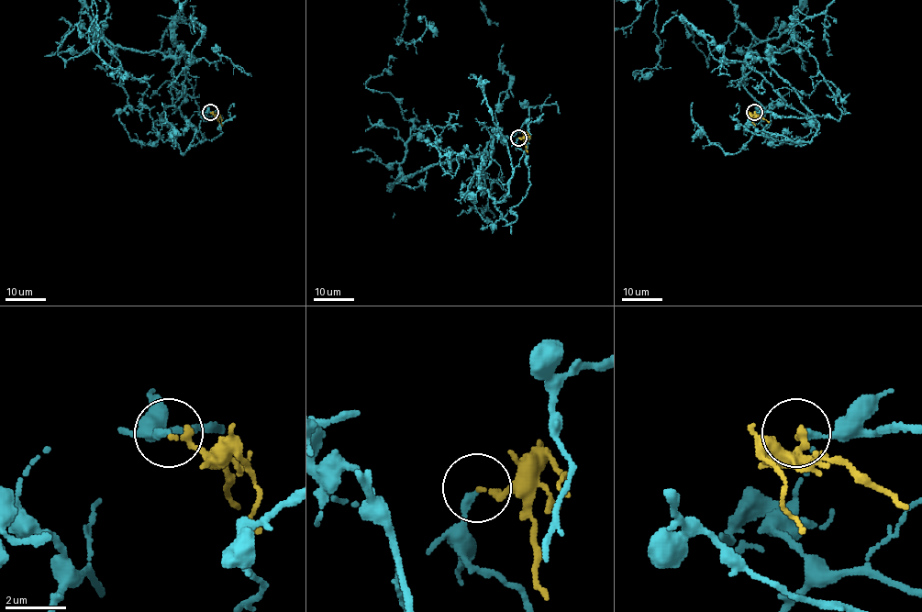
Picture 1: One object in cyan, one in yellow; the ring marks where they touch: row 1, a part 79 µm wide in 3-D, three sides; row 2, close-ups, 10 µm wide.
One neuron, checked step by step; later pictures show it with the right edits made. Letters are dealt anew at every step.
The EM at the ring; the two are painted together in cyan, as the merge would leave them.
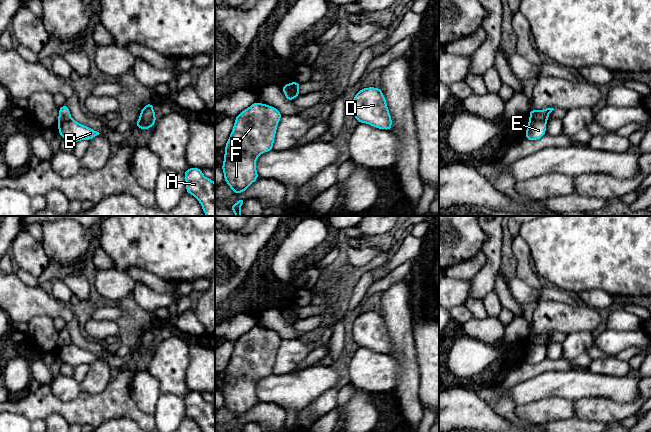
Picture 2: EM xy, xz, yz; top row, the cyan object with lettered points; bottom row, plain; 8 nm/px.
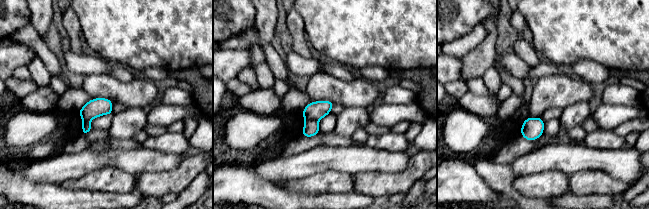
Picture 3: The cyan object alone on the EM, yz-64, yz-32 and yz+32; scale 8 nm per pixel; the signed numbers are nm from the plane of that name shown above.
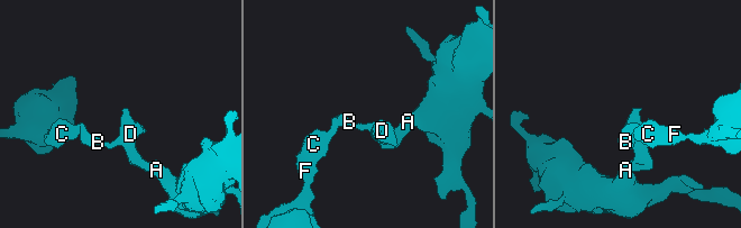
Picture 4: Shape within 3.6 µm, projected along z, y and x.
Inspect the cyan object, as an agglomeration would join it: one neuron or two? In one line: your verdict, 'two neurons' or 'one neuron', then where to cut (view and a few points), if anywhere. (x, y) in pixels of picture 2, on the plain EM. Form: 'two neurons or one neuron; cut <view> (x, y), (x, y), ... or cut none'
two neurons; cut yz (530, 341), (546, 346)

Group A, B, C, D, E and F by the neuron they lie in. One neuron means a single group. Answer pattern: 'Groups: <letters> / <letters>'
Groups: A B D E / C F

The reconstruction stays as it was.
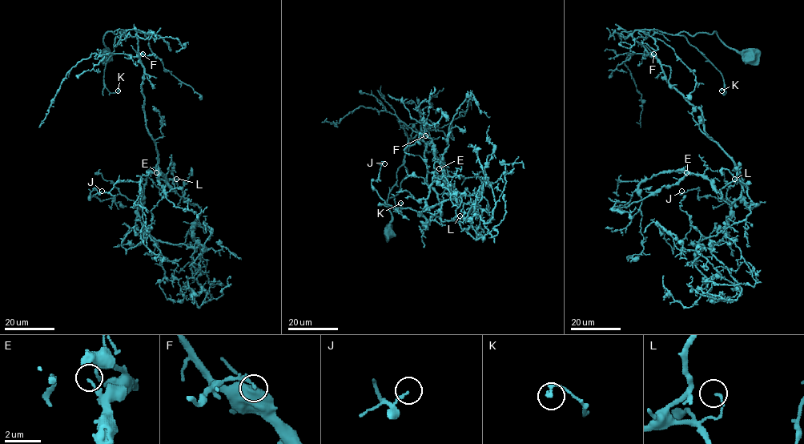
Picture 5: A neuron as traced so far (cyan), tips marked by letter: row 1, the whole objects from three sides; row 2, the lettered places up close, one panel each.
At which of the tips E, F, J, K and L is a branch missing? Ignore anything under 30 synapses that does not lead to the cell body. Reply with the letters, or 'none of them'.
none of them

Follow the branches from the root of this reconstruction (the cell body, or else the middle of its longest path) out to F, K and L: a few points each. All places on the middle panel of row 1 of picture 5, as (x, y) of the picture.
F: (389, 235), (386, 200), (399, 191), (408, 173), (403, 160), (408, 142), (420, 130), (420, 114), (425, 135)
K: (389, 235), (391, 214), (386, 200), (399, 191), (408, 173), (404, 160), (386, 205), (397, 207), (400, 203)
L: (389, 235), (386, 200), (408, 173), (403, 160), (420, 130), (420, 114), (427, 182), (440, 219), (460, 215)

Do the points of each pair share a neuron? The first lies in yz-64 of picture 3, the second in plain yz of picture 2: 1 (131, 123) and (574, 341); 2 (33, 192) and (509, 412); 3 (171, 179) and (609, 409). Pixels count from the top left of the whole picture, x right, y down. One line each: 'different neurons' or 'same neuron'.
1: same neuron
2: different neurons
3: same neuron

